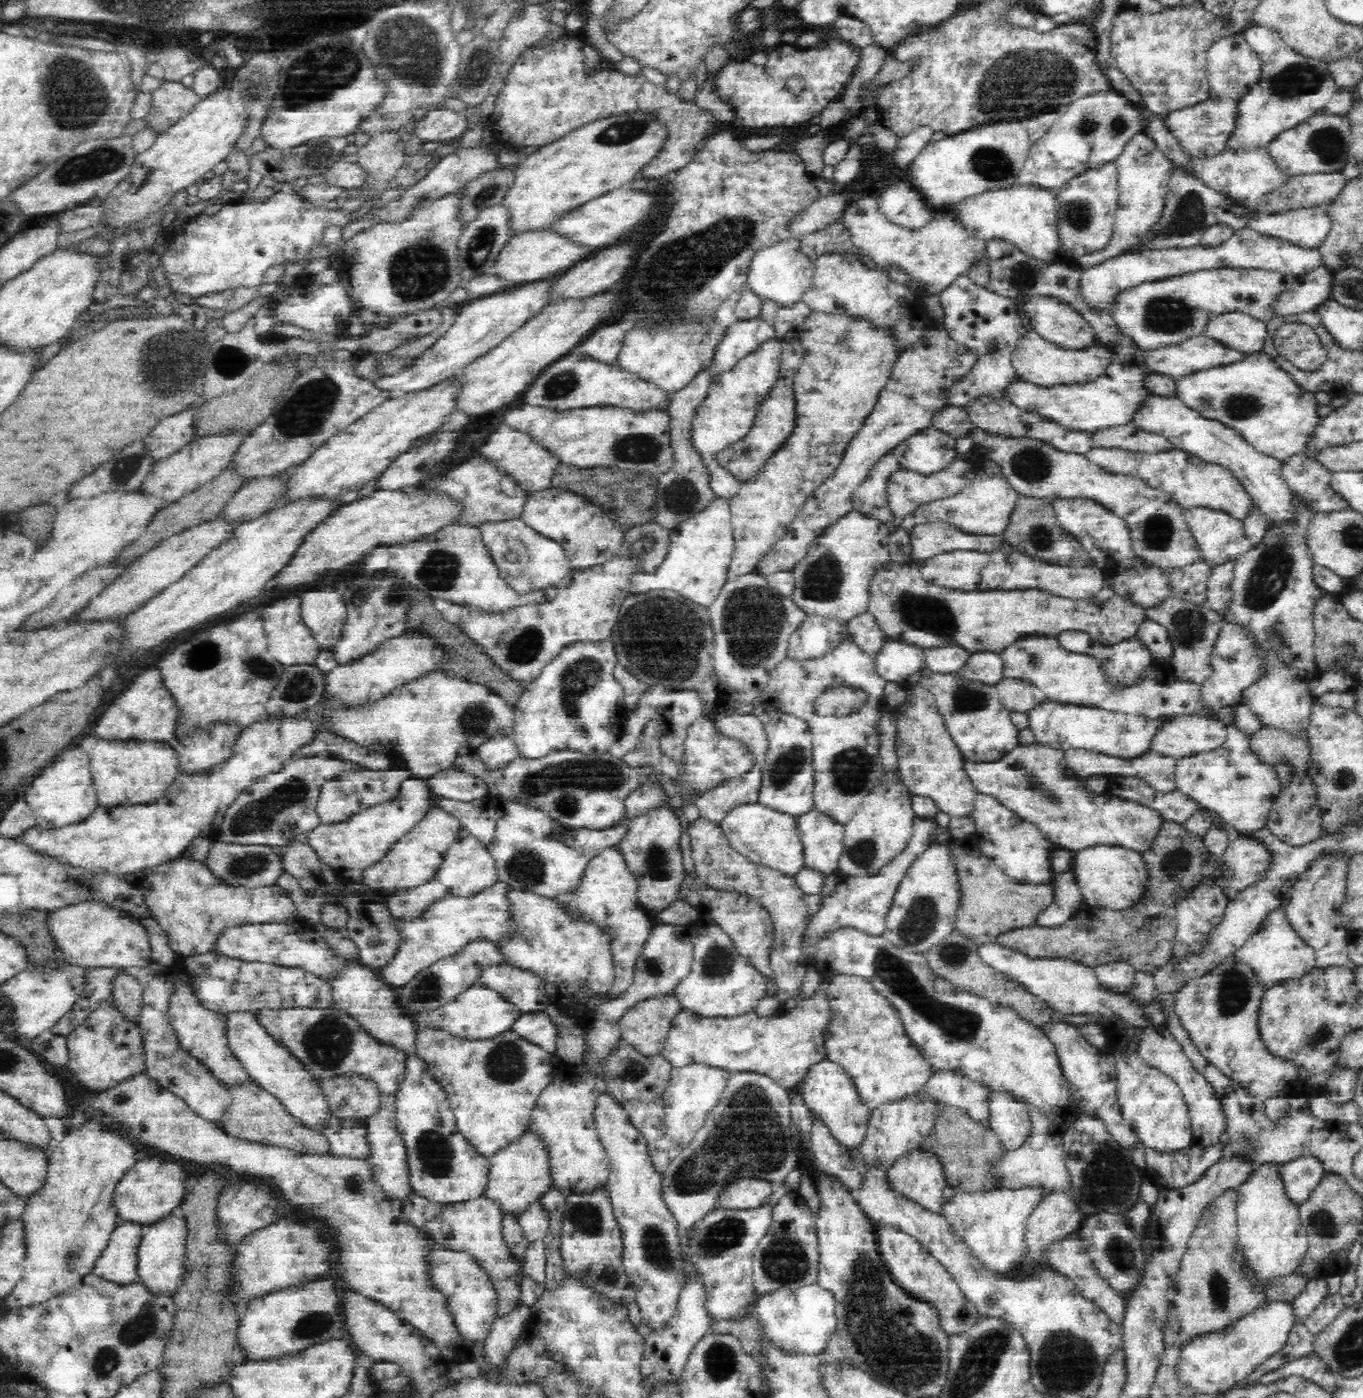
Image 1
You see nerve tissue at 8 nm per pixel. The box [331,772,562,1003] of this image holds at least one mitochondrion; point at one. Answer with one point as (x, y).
(527, 867)

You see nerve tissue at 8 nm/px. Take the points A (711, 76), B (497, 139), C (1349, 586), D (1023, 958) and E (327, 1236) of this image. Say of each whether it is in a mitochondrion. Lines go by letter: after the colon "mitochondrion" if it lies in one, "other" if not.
A: other
B: other
C: other
D: other
E: other

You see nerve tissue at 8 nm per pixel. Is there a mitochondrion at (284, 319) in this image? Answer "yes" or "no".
no

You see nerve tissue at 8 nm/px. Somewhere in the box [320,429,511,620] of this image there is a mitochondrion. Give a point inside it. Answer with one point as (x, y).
(440, 569)

